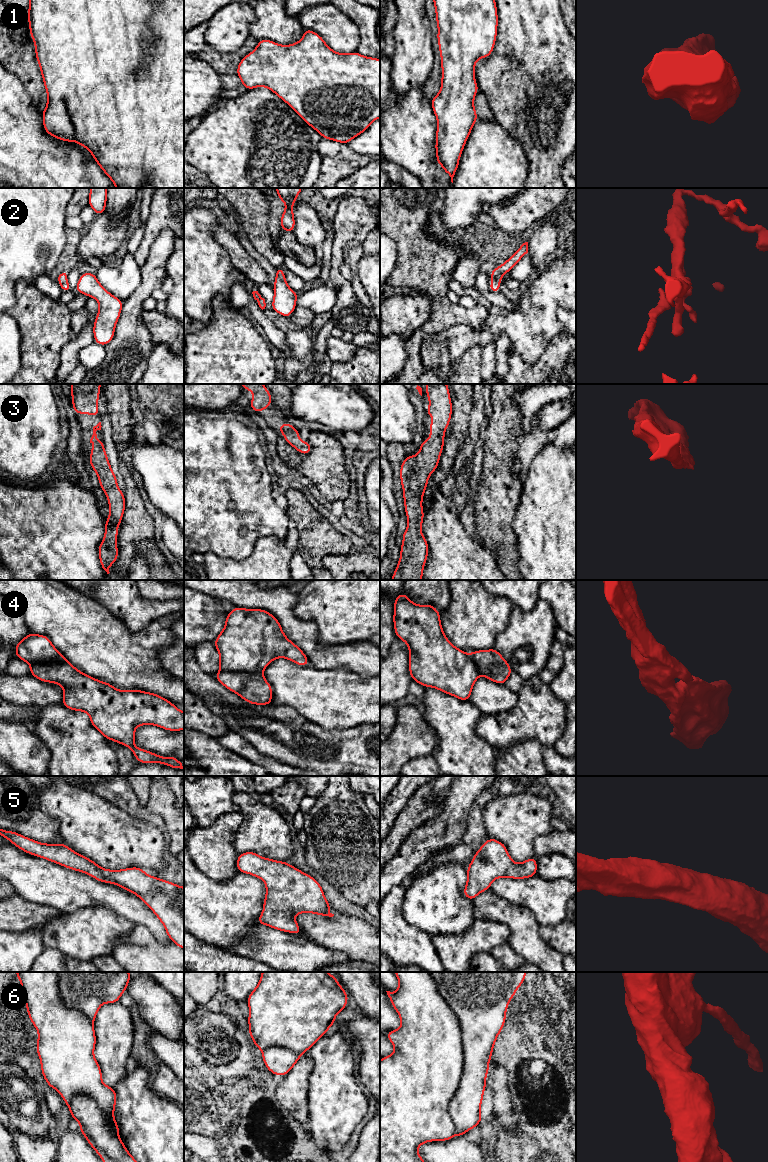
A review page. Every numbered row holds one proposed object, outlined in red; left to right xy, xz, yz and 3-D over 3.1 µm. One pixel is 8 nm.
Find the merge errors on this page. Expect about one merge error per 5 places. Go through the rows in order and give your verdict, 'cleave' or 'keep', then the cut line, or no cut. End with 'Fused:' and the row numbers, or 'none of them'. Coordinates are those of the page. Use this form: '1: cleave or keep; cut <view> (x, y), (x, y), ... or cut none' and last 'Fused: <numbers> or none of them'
1: keep; cut none
2: cleave; cut yz (498, 280), (492, 282)
3: keep; cut none
4: keep; cut none
5: keep; cut none
6: keep; cut none
Fused: 2

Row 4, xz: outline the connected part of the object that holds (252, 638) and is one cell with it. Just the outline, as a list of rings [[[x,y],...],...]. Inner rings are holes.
[[[234,607],[227,614],[225,627],[213,643],[220,655],[220,670],[214,678],[253,705],[273,704],[273,689],[263,671],[274,659],[282,657],[300,666],[310,665],[305,653],[286,637],[278,619],[264,609]]]

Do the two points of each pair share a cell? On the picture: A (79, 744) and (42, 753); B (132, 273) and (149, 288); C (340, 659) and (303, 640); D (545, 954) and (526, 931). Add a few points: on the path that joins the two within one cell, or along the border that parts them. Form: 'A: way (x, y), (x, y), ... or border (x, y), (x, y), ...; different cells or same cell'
A: border (34, 733), (42, 740), (50, 753), (49, 765); different cells
B: border (140, 267), (140, 283), (126, 299); different cells
C: way (331, 657), (320, 657), (312, 649); same cell
D: way (539, 948), (528, 937); same cell

